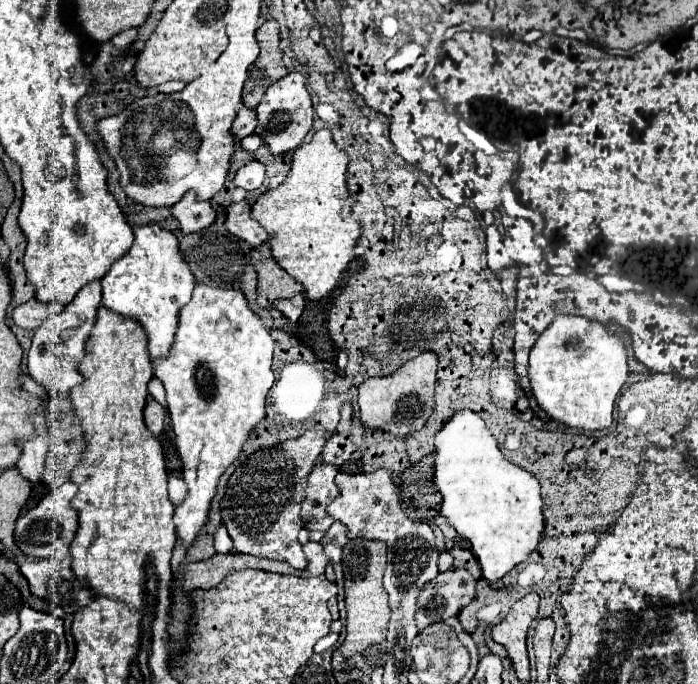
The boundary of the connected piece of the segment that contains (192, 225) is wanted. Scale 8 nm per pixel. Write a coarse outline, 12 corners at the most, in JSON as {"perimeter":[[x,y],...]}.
{"perimeter":[[186,192],[170,210],[184,234],[210,226],[216,210]]}

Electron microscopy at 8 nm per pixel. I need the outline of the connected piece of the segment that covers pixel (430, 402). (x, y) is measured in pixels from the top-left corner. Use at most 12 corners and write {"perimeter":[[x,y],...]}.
{"perimeter":[[424,352],[358,386],[366,430],[408,436],[434,408]]}

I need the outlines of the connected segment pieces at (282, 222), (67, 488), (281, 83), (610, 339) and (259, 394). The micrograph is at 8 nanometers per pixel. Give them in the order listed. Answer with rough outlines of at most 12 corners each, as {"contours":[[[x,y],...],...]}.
{"contours":[[[322,128],[252,218],[310,300],[360,238],[346,152]],[[72,482],[18,518],[14,542],[28,558],[68,556],[78,528]],[[306,78],[266,90],[254,134],[272,156],[304,142],[314,120]],[[558,316],[530,350],[550,420],[612,424],[628,380],[624,342]],[[196,284],[166,388],[184,550],[266,418],[274,340],[240,290]]]}

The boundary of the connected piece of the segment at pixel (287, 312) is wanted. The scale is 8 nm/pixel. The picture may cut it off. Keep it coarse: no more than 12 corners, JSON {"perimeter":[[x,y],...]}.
{"perimeter":[[304,294],[274,302],[288,320],[296,322],[304,310]]}

